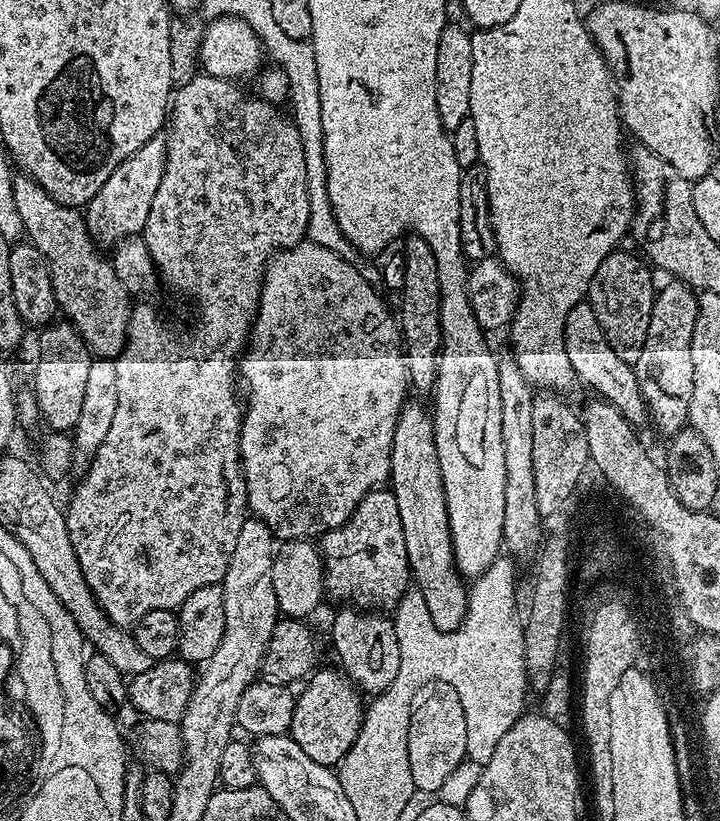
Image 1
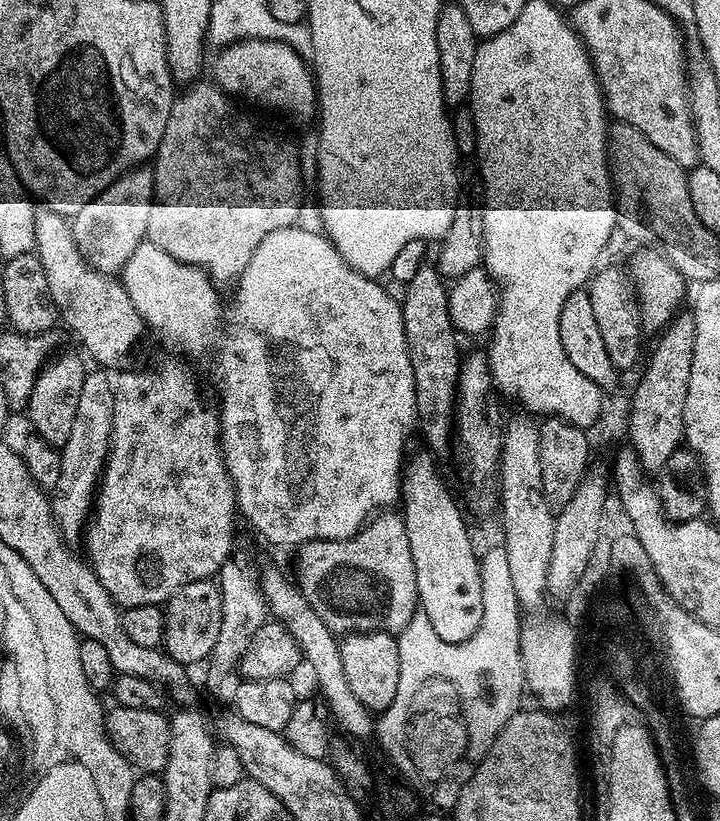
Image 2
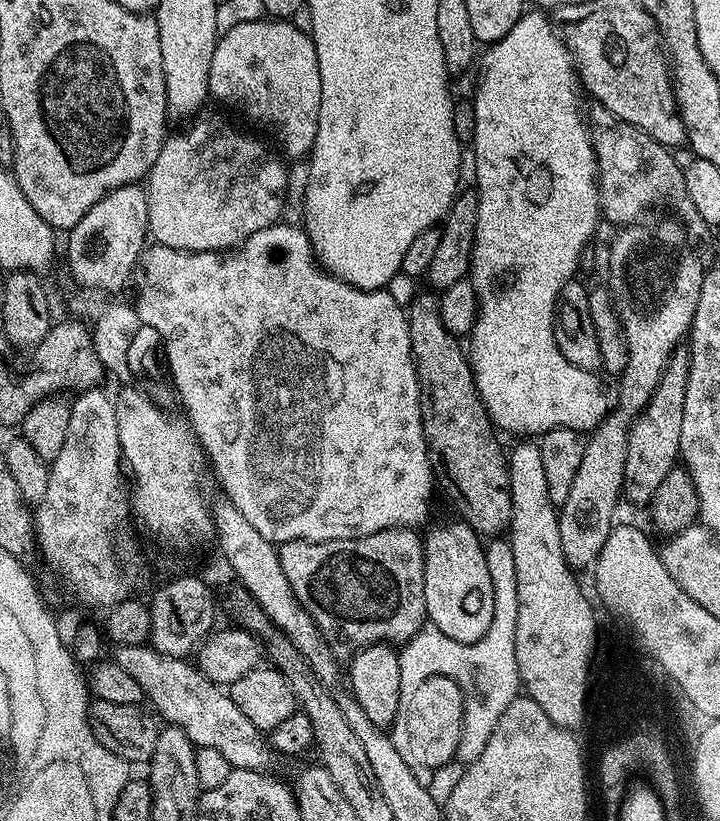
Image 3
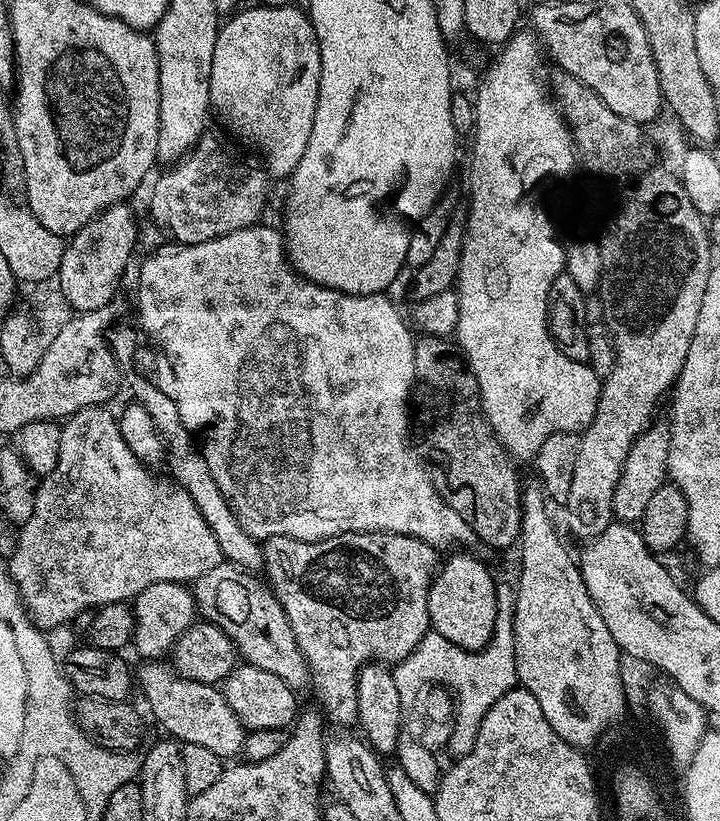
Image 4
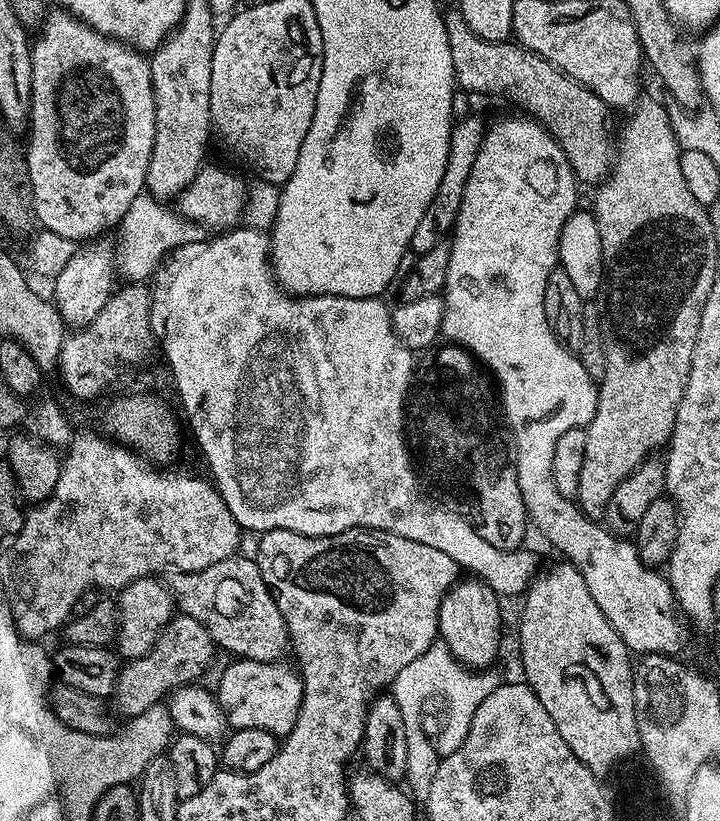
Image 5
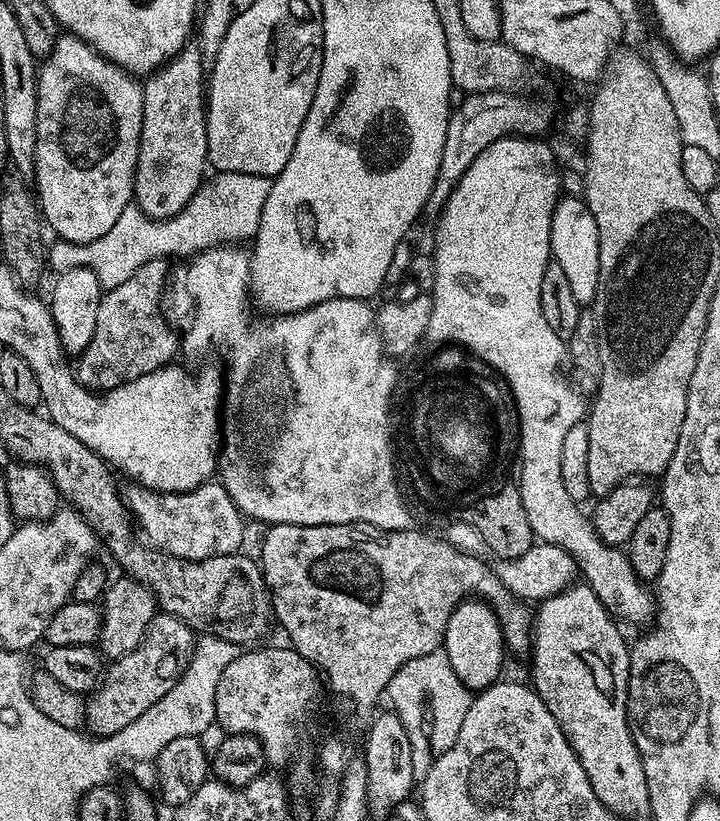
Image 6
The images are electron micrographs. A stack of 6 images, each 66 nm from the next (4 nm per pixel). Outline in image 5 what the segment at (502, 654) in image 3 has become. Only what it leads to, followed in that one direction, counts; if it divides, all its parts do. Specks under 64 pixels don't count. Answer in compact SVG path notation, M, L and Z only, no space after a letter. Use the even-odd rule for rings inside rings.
M437 642L430 646L430 650L426 650L426 654L422 654L422 658L414 658L410 666L402 666L402 674L398 674L398 678L394 678L390 685L390 695L394 699L416 699L416 696L425 694L429 694L431 698L441 696L448 703L449 718L456 723L455 739L462 741L468 733L474 710L478 710L478 706L482 706L482 702L486 702L486 698L490 698L490 694L494 694L494 690L501 683L502 676L499 676L496 670L467 668L454 658L454 654L450 654L443 642Z

